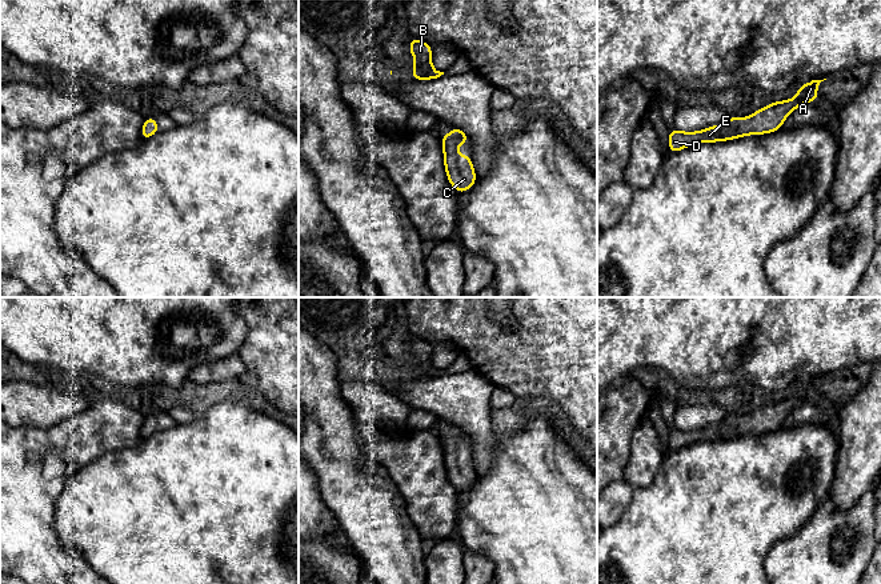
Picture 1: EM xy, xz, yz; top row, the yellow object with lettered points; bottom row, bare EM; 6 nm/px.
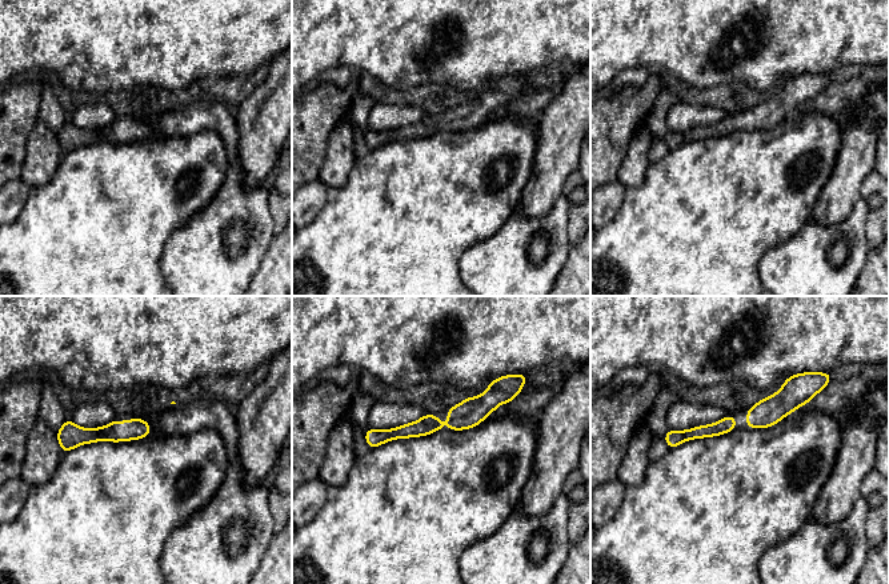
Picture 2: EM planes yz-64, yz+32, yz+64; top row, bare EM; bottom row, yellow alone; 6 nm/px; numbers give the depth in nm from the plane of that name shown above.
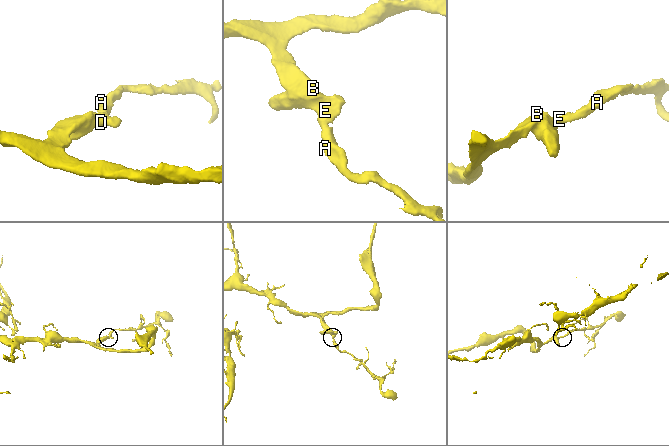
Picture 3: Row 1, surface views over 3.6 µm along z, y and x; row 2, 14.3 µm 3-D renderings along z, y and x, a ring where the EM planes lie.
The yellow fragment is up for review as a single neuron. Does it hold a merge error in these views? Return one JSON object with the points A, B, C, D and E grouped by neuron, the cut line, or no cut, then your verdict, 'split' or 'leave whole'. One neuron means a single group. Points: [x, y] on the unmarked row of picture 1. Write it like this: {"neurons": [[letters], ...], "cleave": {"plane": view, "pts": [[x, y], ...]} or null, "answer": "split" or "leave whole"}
{"neurons": [["A", "B", "C", "D", "E"]], "cleave": null, "answer": "leave whole"}

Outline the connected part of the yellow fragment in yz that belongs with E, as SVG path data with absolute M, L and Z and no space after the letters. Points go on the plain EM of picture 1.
M812 379L801 383L793 397L772 400L769 404L754 409L750 416L732 413L729 420L694 431L682 431L672 427L668 436L669 451L677 452L698 441L728 440L749 433L773 432L781 427L785 417L800 404L820 400L817 388L821 380L824 379Z

